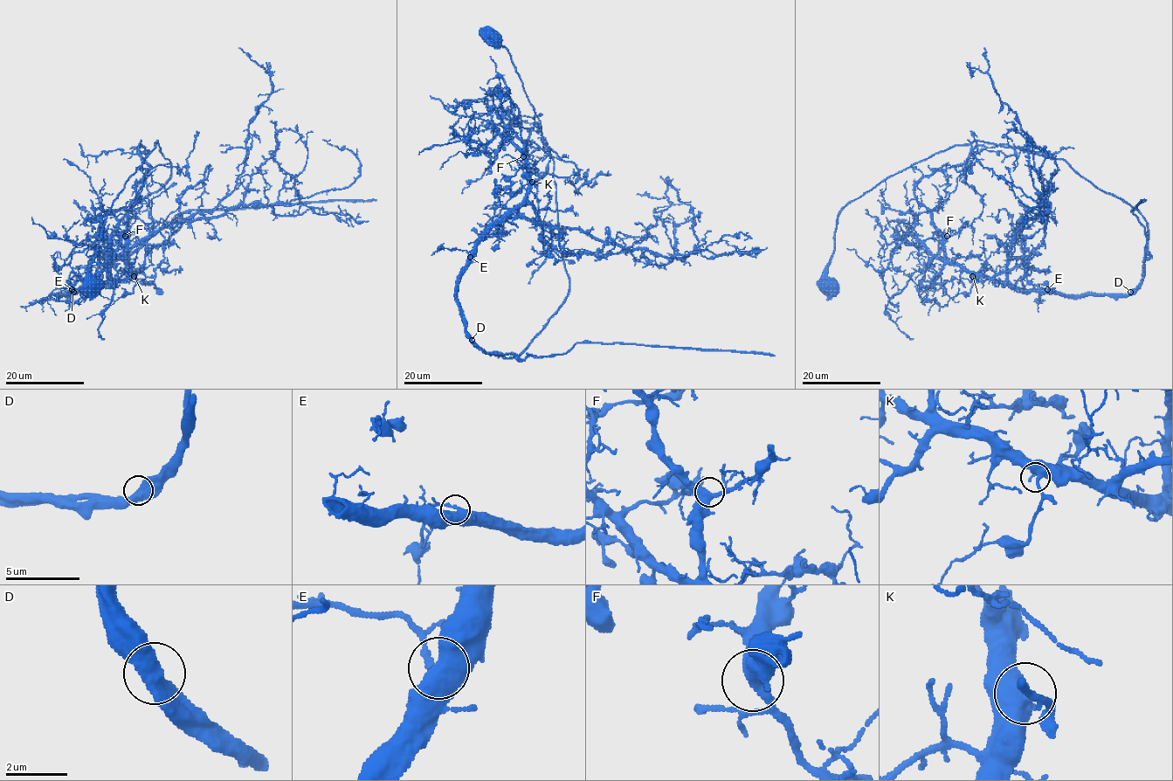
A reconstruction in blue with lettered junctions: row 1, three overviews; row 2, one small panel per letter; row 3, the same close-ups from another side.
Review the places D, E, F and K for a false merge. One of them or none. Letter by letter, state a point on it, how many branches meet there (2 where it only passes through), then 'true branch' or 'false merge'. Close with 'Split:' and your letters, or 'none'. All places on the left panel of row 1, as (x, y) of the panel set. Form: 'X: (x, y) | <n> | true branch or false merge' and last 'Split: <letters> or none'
D: (73, 292) | 2 | true branch
E: (72, 289) | 2 | true branch
F: (125, 236) | 3 | true branch
K: (134, 276) | 2 | true branch
Split: none

